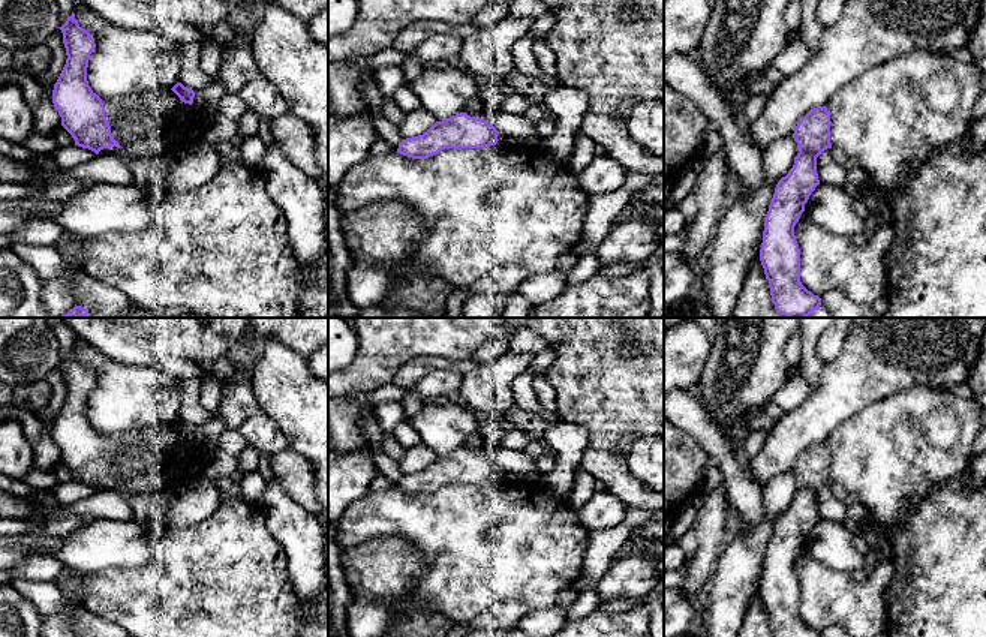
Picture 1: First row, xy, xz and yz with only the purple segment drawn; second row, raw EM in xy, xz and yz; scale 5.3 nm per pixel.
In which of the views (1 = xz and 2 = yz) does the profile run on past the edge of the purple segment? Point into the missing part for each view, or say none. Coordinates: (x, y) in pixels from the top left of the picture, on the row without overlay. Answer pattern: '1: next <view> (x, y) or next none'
1: next none
2: next none

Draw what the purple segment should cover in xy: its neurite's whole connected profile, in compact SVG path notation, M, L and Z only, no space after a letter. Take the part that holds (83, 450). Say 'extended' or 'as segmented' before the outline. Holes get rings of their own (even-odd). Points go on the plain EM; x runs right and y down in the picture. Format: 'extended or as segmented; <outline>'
as segmented; M73 348L58 364L63 367L67 394L54 420L52 439L61 453L61 462L72 471L75 481L96 490L103 484L120 484L105 454L102 435L87 417L90 390L96 384L94 375L78 360Z

